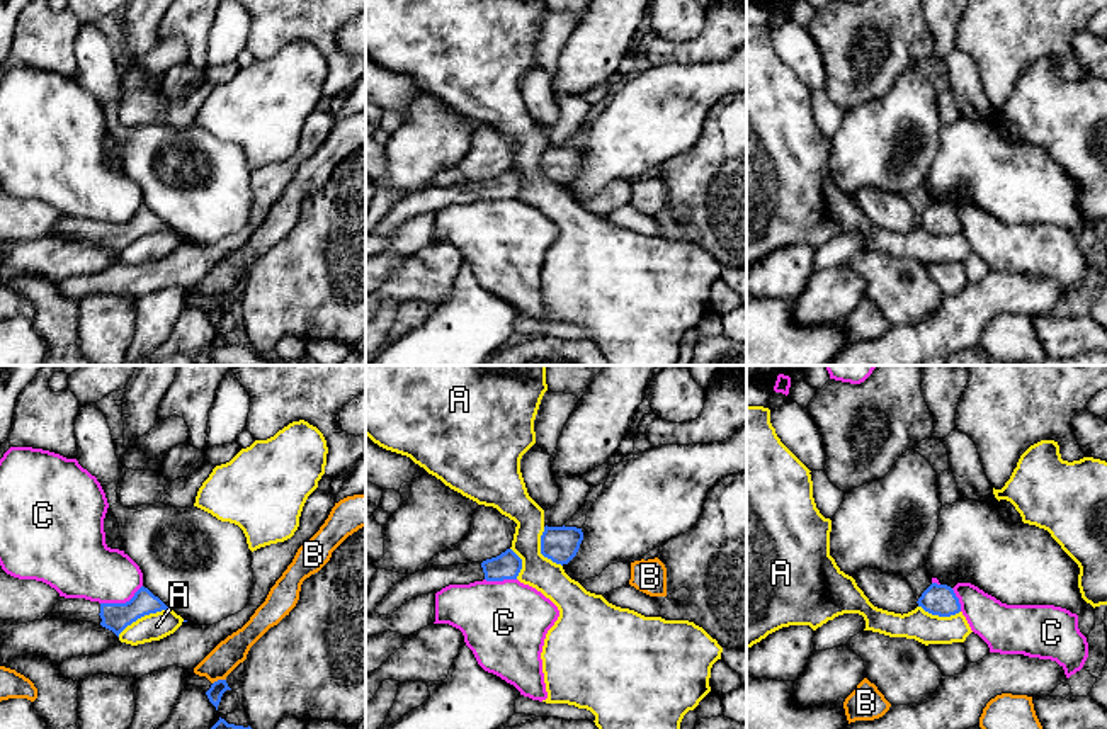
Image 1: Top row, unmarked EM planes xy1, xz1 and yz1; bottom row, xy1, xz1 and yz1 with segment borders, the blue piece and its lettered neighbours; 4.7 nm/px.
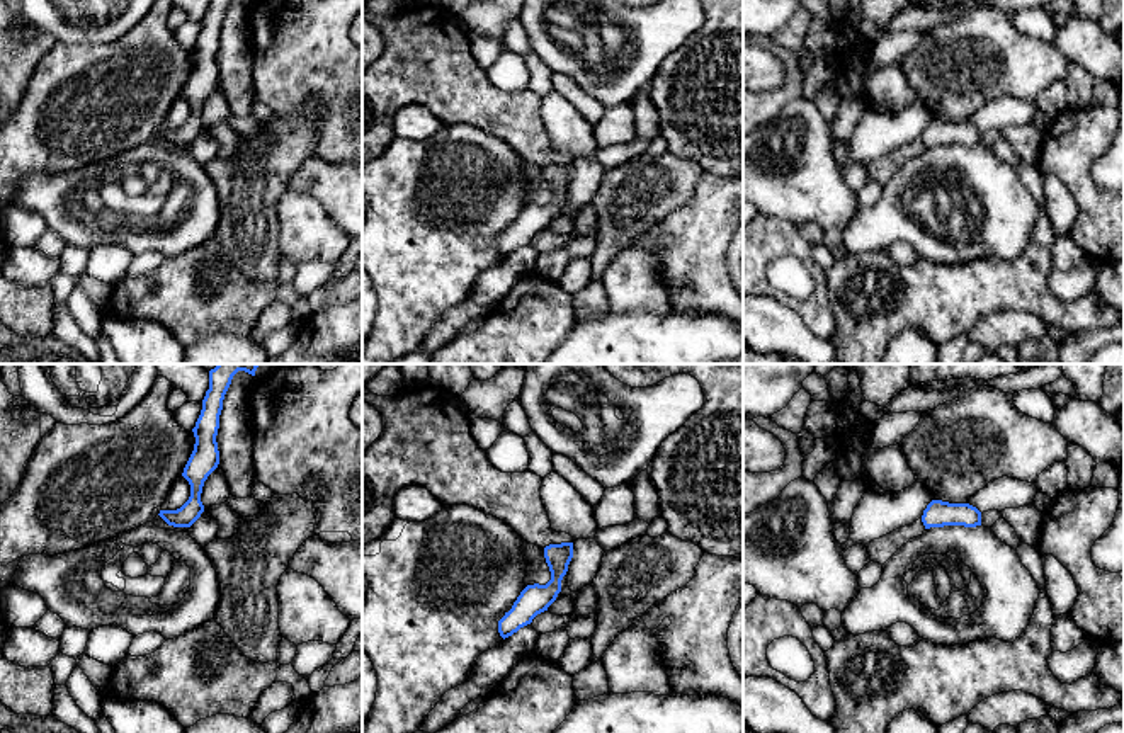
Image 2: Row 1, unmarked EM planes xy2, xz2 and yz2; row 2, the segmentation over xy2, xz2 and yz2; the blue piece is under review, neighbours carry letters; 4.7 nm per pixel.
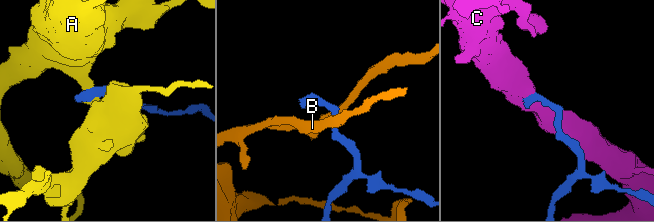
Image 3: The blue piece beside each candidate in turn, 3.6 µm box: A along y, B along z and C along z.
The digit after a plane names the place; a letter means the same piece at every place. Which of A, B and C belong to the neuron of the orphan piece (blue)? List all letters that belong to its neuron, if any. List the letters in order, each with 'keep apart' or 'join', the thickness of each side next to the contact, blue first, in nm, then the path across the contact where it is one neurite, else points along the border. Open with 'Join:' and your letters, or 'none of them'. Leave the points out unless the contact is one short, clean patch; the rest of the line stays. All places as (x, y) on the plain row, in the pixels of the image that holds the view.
Join: none of them
A: keep apart; 140 nm thick on the blue side, 130 nm on the other; border along xy1 (167, 226), (138, 237), (118, 255)
B: keep apart; 70 nm thick on the blue side, 140 nm on the other; border along xy1 (225, 298), (218, 298), (213, 303)
C: keep apart; 140 nm thick on the blue side, 300 nm on the other; border along xy1 (141, 204), (124, 221), (101, 223)

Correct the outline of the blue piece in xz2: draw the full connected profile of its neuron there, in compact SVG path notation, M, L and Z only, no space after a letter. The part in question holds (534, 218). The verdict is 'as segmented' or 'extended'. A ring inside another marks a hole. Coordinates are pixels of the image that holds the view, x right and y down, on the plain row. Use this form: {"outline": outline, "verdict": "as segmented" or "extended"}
{"outline": "M573 162L546 165L544 177L551 190L551 199L546 204L527 204L520 211L512 228L498 240L498 252L503 259L531 243L537 233L548 230L548 226L556 219L561 211L561 199L573 177Z", "verdict": "as segmented"}

